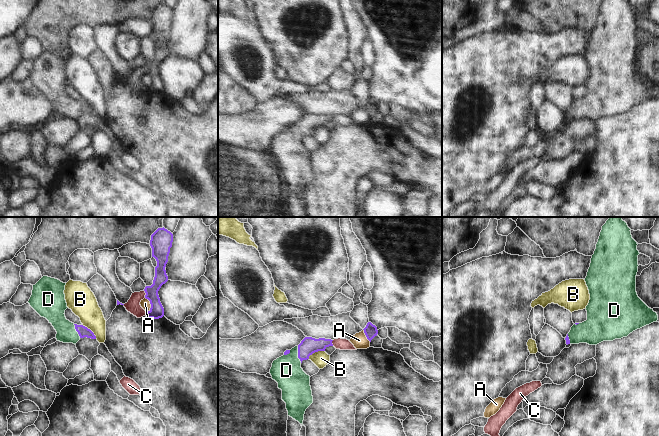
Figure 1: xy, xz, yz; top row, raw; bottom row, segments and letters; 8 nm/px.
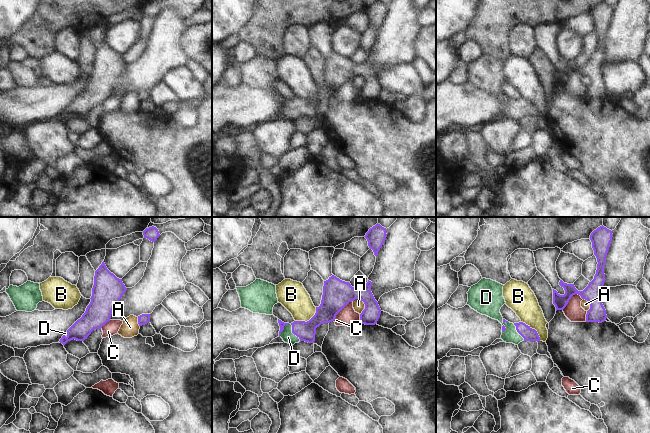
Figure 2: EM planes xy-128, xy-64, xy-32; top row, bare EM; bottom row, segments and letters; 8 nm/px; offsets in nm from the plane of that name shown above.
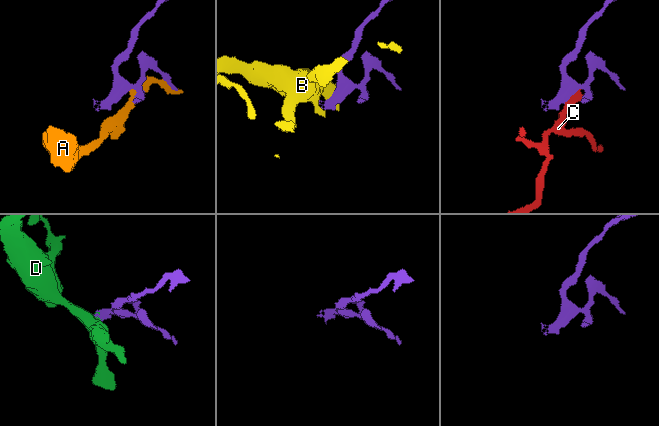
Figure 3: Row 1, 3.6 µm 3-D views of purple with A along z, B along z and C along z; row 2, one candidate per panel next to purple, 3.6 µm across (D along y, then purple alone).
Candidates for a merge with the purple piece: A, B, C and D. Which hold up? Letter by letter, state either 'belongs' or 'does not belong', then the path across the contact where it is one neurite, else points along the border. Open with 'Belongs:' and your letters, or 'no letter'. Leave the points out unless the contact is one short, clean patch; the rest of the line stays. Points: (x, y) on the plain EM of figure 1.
Belongs: D
A: does not belong
B: does not belong | along xz (324, 126), (313, 128), (308, 134)
C: does not belong | along xy (144, 66), (145, 73)
D: belongs | across xz (308, 122), (298, 130), (290, 138), (286, 146)

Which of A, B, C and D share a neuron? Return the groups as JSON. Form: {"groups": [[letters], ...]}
{"groups": [["A"], ["B"], ["C"], ["D"]]}

